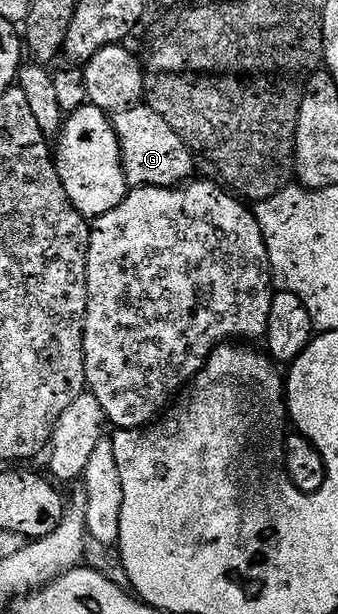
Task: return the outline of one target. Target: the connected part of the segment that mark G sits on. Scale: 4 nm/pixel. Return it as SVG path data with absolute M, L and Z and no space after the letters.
M136 104L125 106L114 115L115 135L121 148L123 171L132 187L178 187L195 170L195 158L186 140L151 106Z

